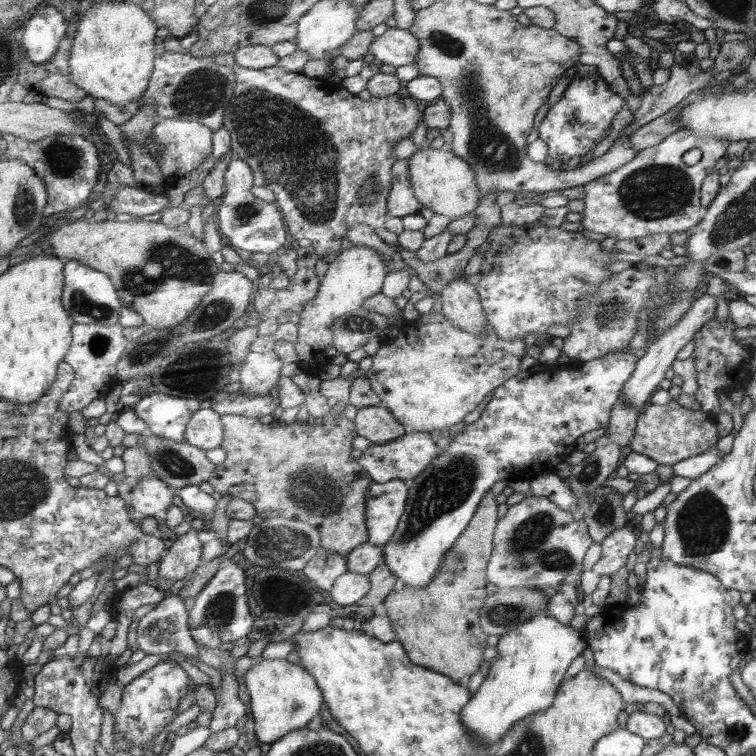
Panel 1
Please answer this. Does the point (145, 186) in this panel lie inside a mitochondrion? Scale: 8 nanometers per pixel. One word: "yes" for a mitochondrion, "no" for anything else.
no

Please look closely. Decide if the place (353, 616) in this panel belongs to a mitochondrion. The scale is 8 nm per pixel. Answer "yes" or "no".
no

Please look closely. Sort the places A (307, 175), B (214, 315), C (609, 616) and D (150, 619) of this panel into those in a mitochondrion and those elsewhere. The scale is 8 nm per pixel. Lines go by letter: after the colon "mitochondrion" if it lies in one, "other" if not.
A: mitochondrion
B: mitochondrion
C: other
D: other

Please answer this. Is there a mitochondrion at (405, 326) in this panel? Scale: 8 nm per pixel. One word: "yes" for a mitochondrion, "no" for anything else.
no

